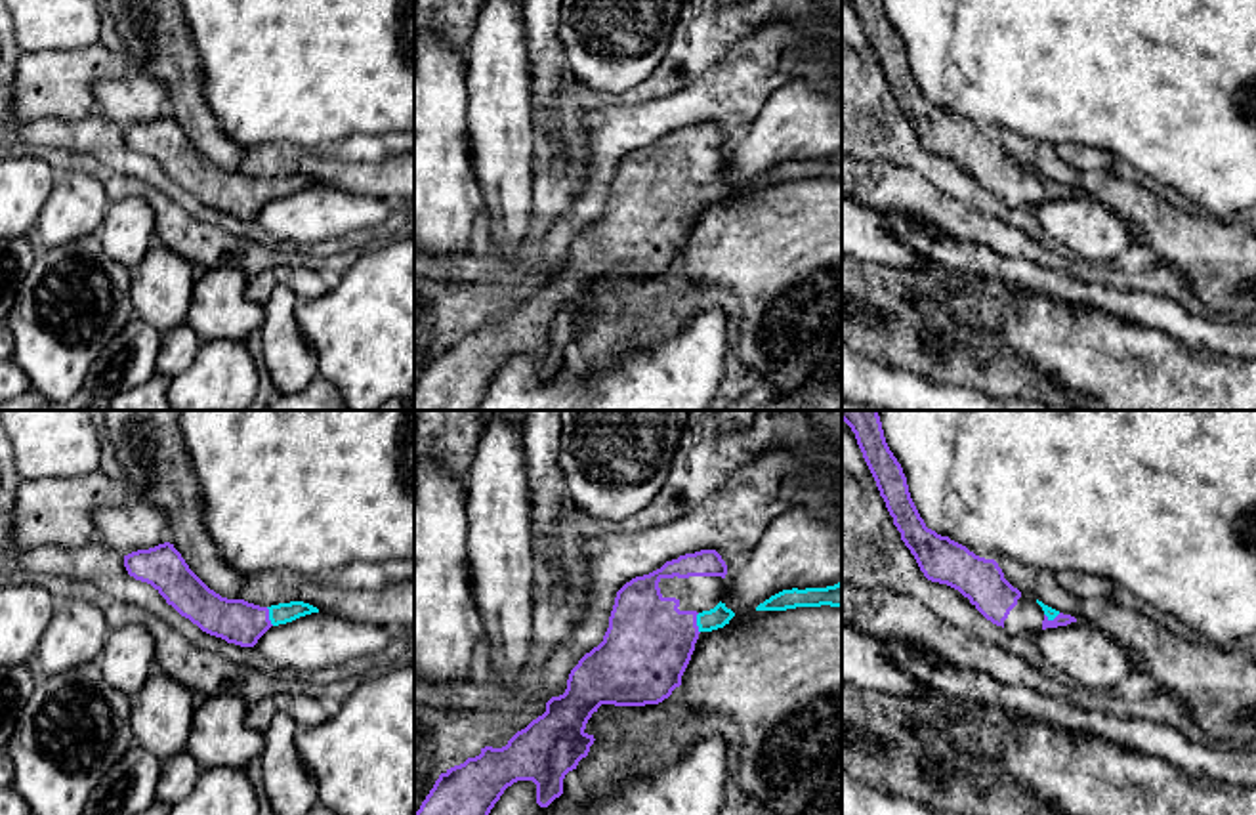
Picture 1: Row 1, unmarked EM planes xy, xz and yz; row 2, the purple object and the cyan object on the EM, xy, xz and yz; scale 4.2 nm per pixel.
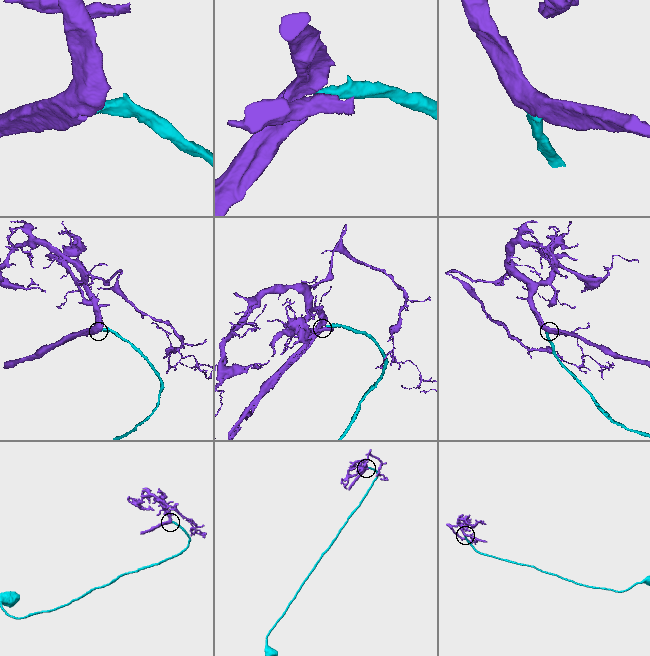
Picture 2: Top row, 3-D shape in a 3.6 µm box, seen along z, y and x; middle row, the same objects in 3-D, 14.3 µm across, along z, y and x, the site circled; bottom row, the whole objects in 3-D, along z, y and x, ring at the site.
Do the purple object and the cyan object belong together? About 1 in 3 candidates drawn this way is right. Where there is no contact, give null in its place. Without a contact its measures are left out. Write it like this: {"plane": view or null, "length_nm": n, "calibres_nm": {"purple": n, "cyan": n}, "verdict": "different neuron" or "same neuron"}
{"plane": "xz", "length_nm": 90, "calibres_nm": {"purple": 380, "cyan": 90}, "verdict": "same neuron"}

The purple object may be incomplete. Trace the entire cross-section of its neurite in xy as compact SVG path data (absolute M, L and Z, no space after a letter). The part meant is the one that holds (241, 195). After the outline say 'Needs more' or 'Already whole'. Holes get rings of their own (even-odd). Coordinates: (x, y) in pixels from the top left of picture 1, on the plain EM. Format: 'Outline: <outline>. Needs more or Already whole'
Outline: M170 115L124 128L124 139L136 153L151 157L168 178L202 204L241 219L254 219L271 199L319 185L304 174L260 179L244 172L221 170L189 141Z. Needs more

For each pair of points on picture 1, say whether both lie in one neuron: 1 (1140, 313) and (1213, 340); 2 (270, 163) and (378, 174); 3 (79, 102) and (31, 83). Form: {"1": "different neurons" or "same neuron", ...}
{"1": "same neuron", "2": "same neuron", "3": "same neuron"}

